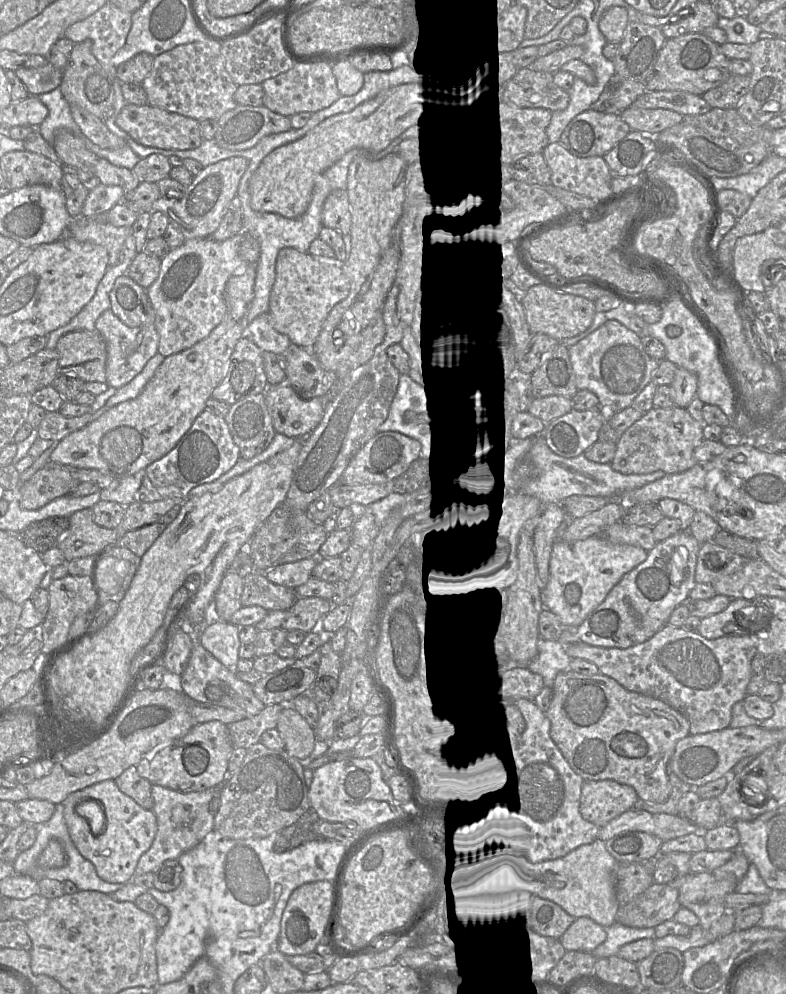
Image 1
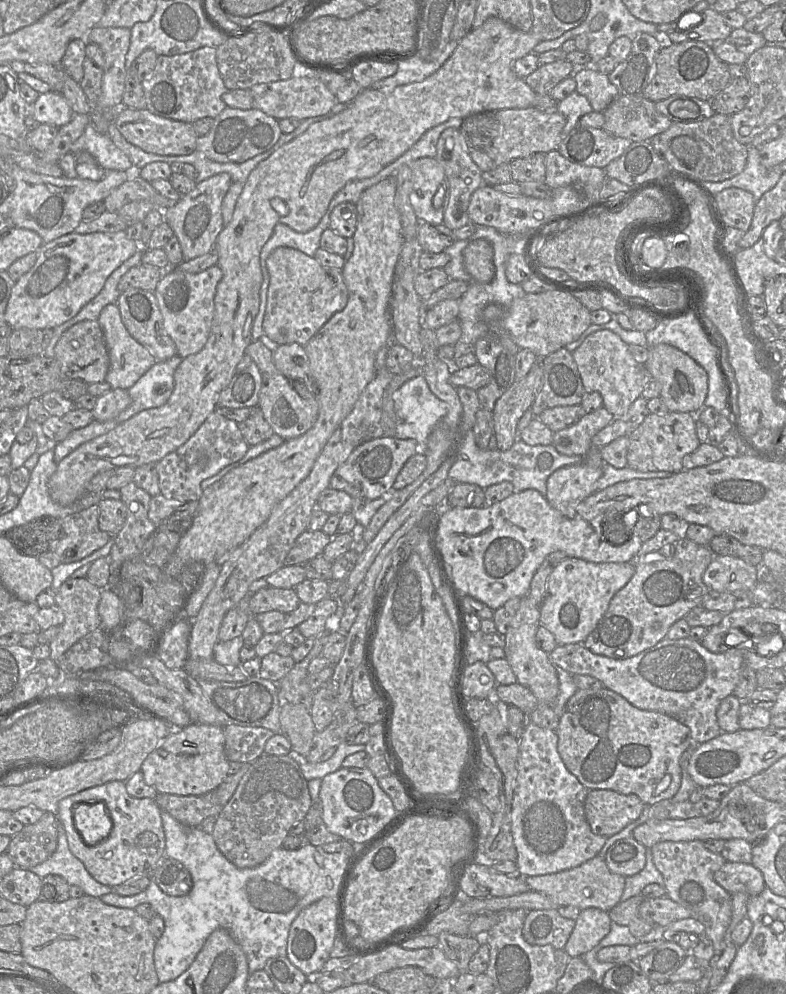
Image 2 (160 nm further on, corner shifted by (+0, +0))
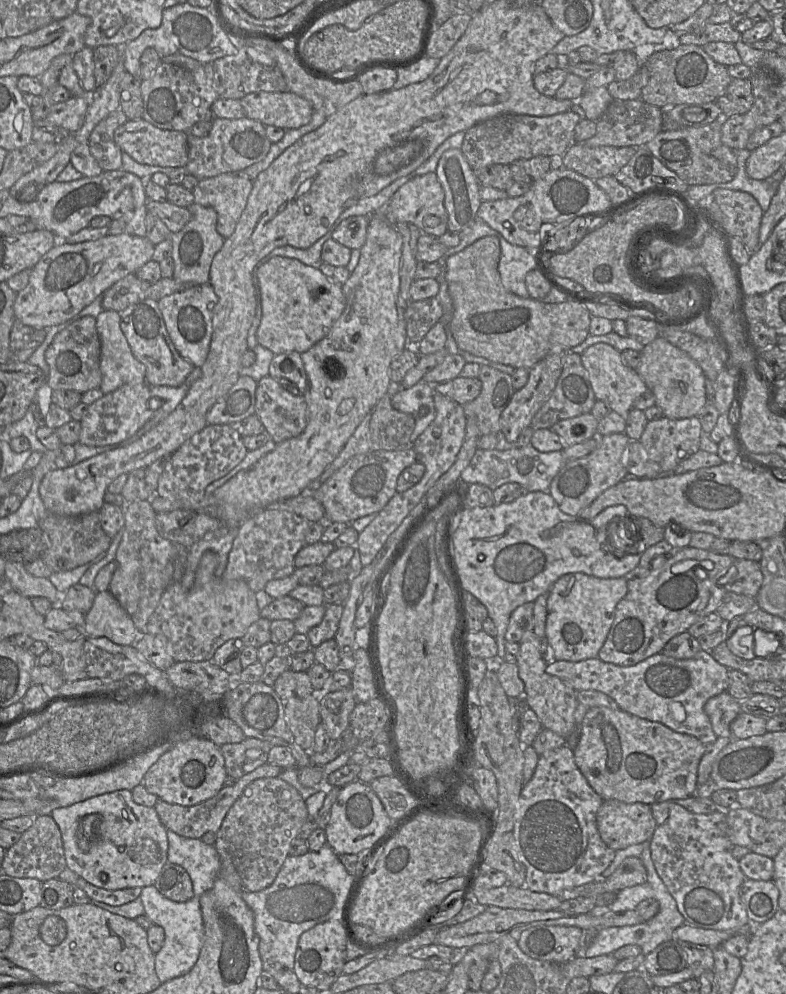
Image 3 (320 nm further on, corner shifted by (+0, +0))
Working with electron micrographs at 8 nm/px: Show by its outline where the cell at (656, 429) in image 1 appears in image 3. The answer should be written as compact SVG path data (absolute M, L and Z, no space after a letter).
M663 416L648 421L639 441L649 458L663 472L672 472L682 461L700 450L702 433L697 416L685 419Z

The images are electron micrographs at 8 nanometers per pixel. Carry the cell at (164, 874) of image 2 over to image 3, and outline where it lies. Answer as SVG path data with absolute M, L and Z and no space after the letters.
M166 862L154 886L165 897L185 902L193 898L193 884L189 873L180 865Z

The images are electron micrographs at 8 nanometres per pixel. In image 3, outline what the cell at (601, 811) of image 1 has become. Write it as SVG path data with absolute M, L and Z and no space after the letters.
M618 800L603 801L596 822L601 839L614 851L650 841L657 827L650 805Z

